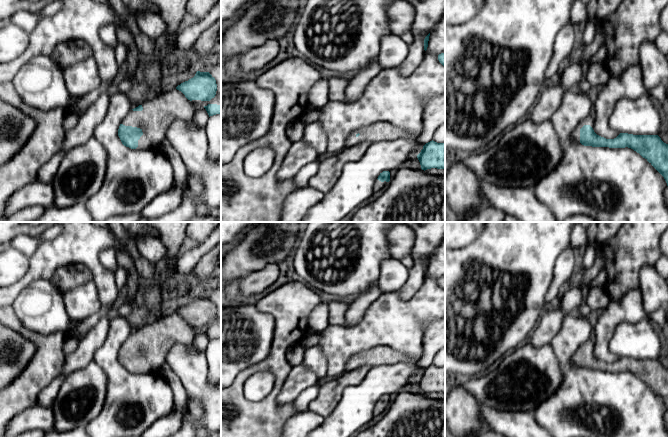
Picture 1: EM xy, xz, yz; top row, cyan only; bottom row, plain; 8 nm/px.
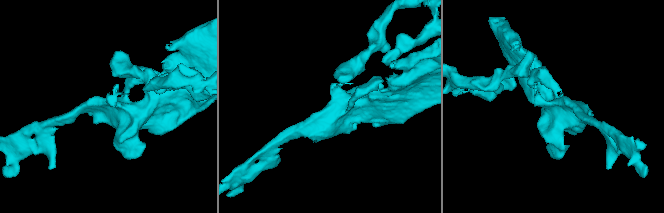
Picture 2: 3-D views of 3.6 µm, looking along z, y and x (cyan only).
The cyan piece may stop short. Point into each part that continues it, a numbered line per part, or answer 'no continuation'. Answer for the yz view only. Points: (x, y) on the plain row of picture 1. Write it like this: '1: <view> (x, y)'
1: yz (589, 344)

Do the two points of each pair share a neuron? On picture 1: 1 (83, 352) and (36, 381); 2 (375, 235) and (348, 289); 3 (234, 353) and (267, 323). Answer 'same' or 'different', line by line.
1: different
2: same
3: same

